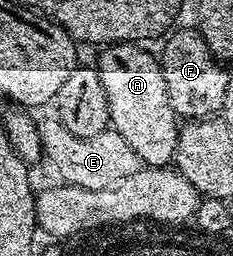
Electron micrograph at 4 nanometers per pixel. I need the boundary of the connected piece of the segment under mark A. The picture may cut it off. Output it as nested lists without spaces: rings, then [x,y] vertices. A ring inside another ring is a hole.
[[[138,42],[112,43],[104,46],[100,50],[103,52],[99,55],[97,70],[108,98],[108,108],[111,111],[110,126],[117,133],[121,133],[121,137],[125,137],[133,153],[137,153],[140,164],[148,167],[166,167],[175,158],[181,123],[175,110],[169,105],[169,89],[165,89],[165,77],[163,70],[159,68],[159,60],[143,47],[146,46]]]

